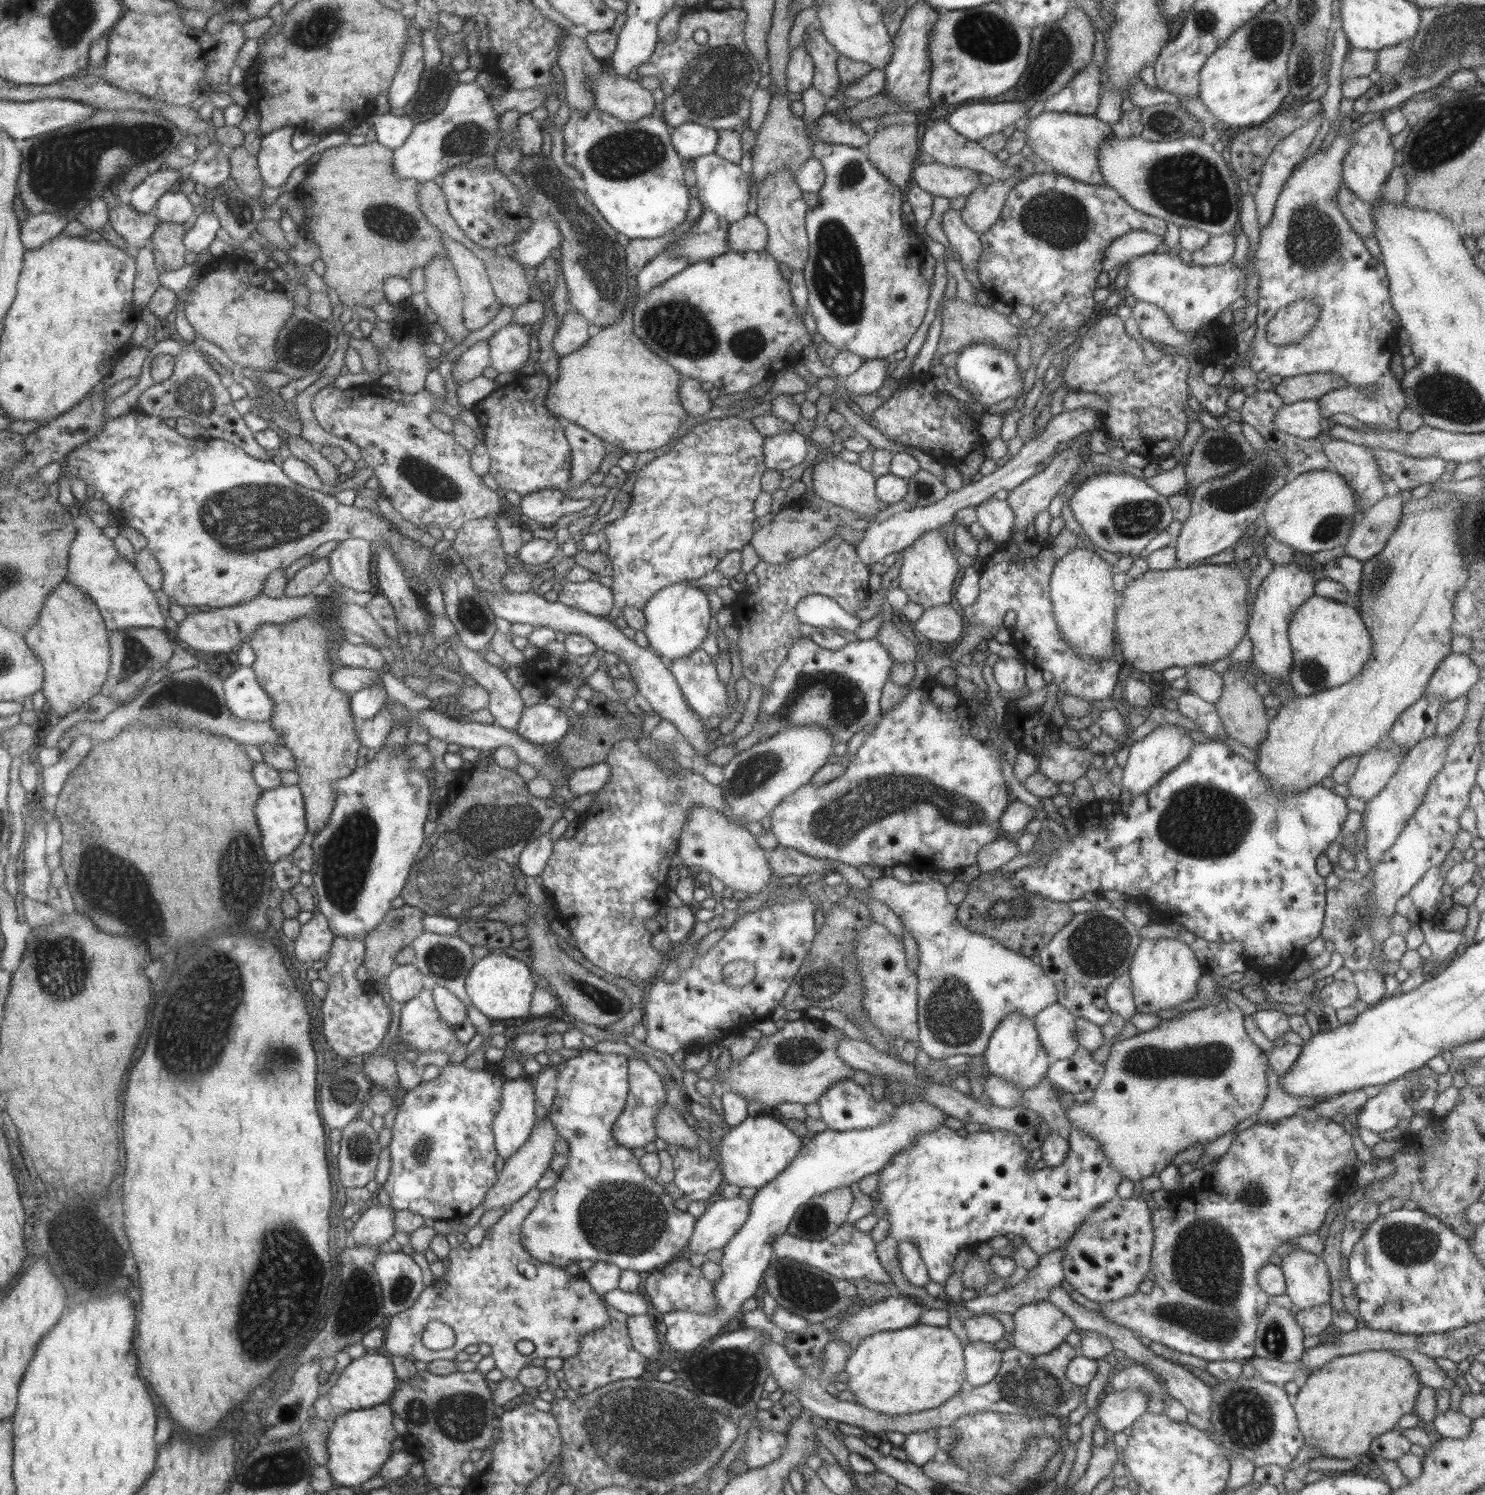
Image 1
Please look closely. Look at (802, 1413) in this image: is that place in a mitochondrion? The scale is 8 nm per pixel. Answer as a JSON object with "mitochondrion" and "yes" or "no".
{"mitochondrion":"no"}

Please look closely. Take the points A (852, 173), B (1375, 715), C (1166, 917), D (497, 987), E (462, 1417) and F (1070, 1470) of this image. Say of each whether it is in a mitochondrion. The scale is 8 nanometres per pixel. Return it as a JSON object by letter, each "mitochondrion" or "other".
{"A":"mitochondrion","B":"other","C":"other","D":"other","E":"mitochondrion","F":"other"}

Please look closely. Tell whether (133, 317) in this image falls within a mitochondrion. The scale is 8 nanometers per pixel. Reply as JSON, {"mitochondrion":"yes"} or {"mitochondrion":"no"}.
{"mitochondrion":"no"}

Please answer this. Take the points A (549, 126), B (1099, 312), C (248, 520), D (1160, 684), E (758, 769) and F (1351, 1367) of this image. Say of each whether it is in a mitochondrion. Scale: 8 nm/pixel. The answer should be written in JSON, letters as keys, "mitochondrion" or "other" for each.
{"A":"other","B":"other","C":"mitochondrion","D":"other","E":"mitochondrion","F":"other"}

